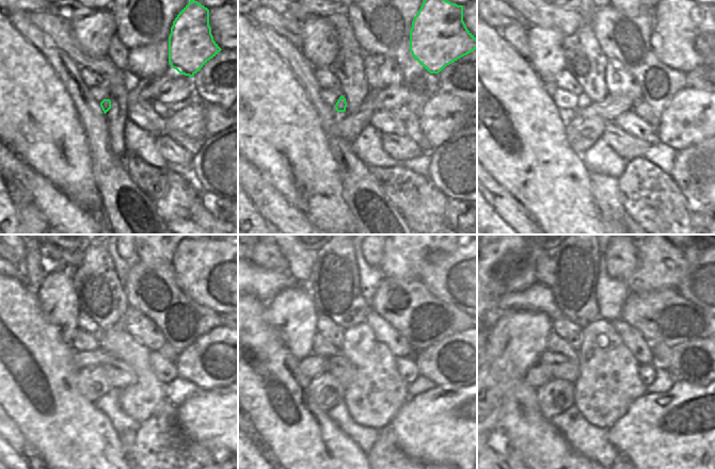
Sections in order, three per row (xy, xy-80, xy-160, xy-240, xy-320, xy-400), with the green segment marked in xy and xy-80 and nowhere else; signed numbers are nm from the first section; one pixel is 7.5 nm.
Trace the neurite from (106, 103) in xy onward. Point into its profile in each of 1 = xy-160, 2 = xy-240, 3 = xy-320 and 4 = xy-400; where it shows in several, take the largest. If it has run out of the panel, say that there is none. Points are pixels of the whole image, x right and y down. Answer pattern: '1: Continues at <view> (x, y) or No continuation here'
1: Continues at xy-160 (583, 101)
2: Continues at xy-240 (139, 401)
3: Continues at xy-320 (377, 391)
4: Continues at xy-400 (608, 382)

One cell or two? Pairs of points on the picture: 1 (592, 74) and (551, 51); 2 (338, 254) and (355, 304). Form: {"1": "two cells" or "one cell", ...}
{"1": "two cells", "2": "one cell"}

